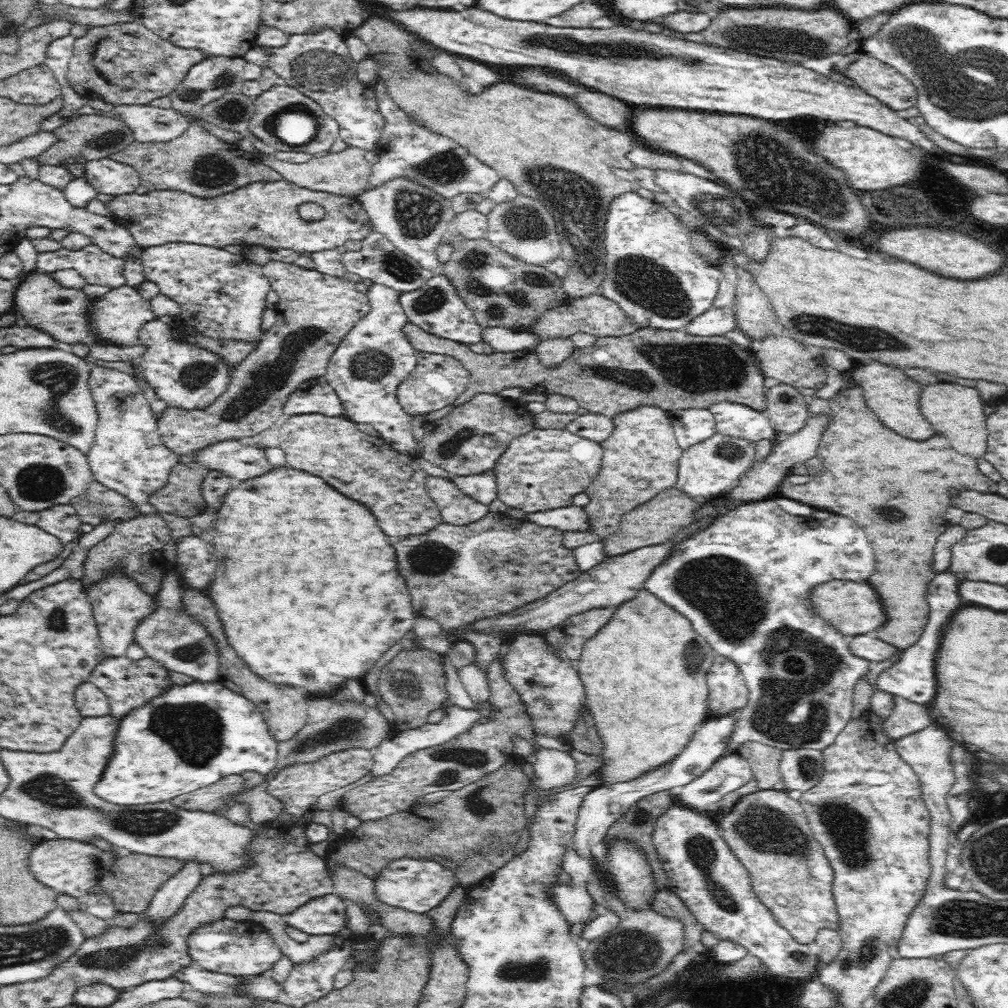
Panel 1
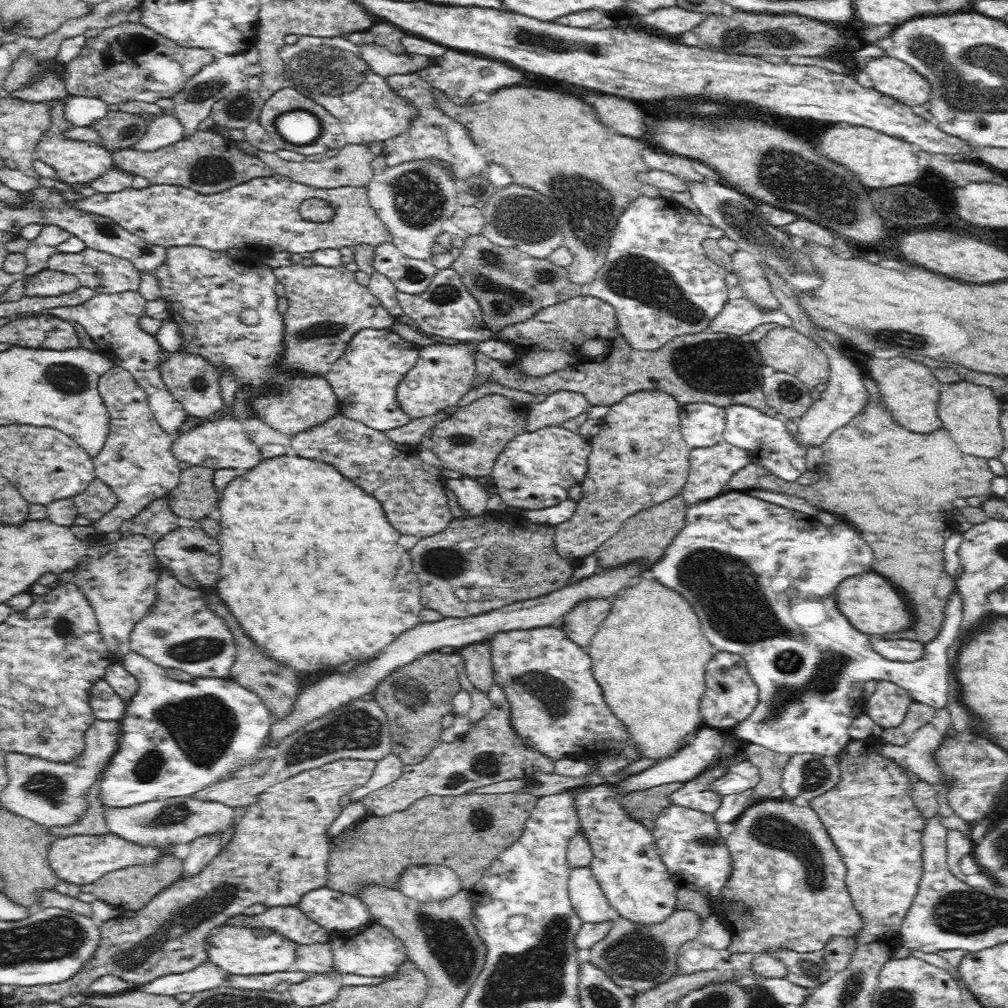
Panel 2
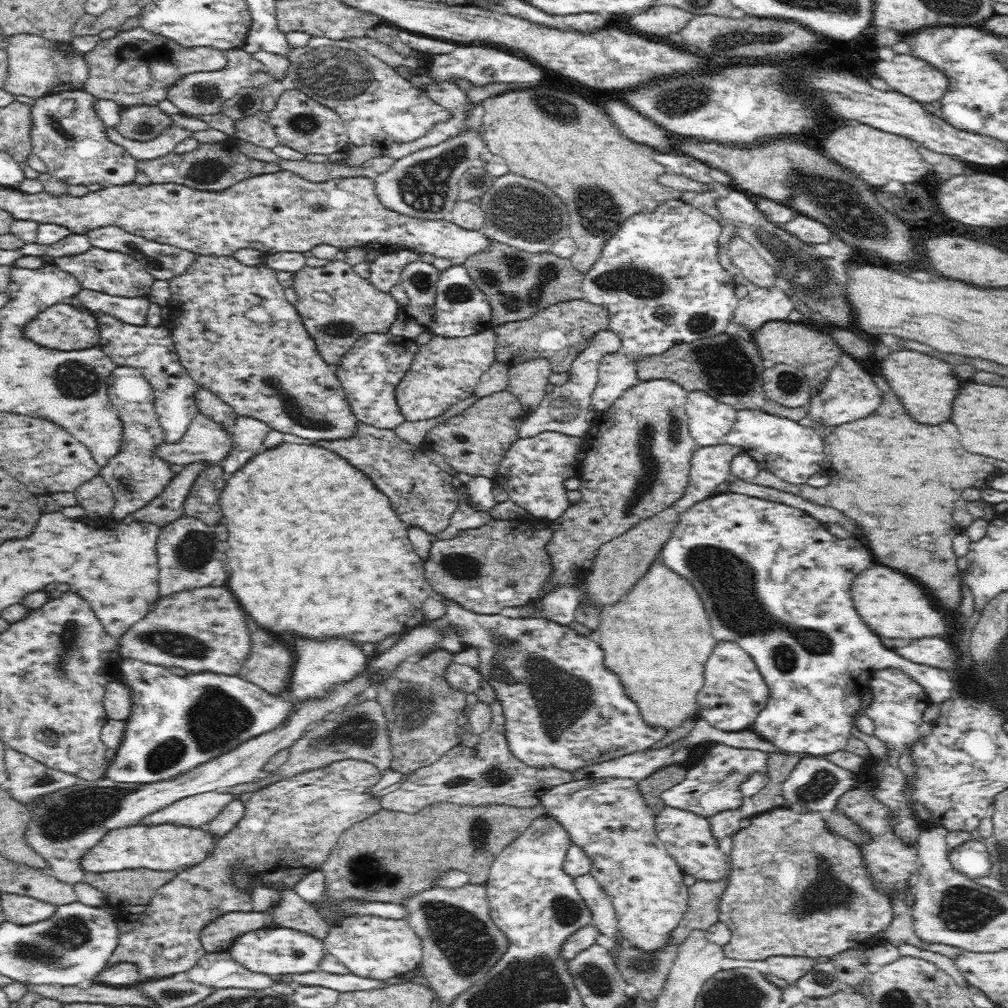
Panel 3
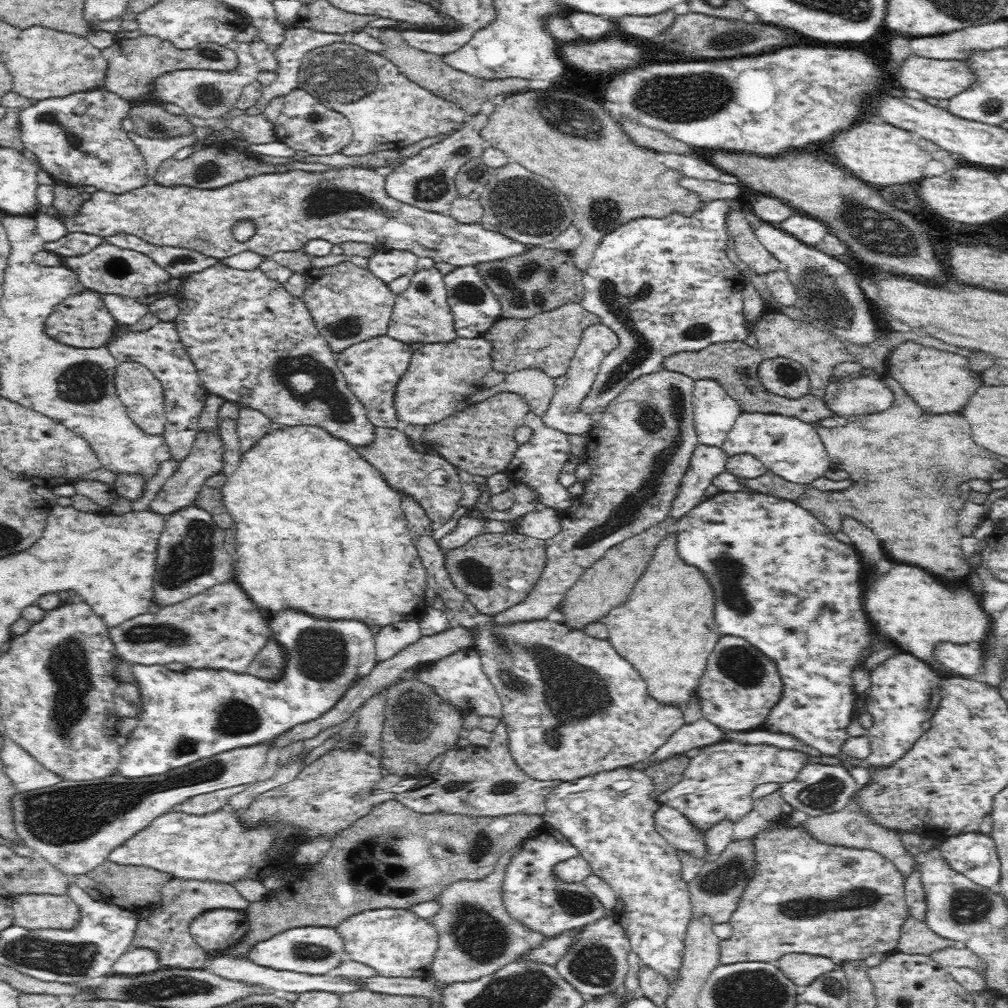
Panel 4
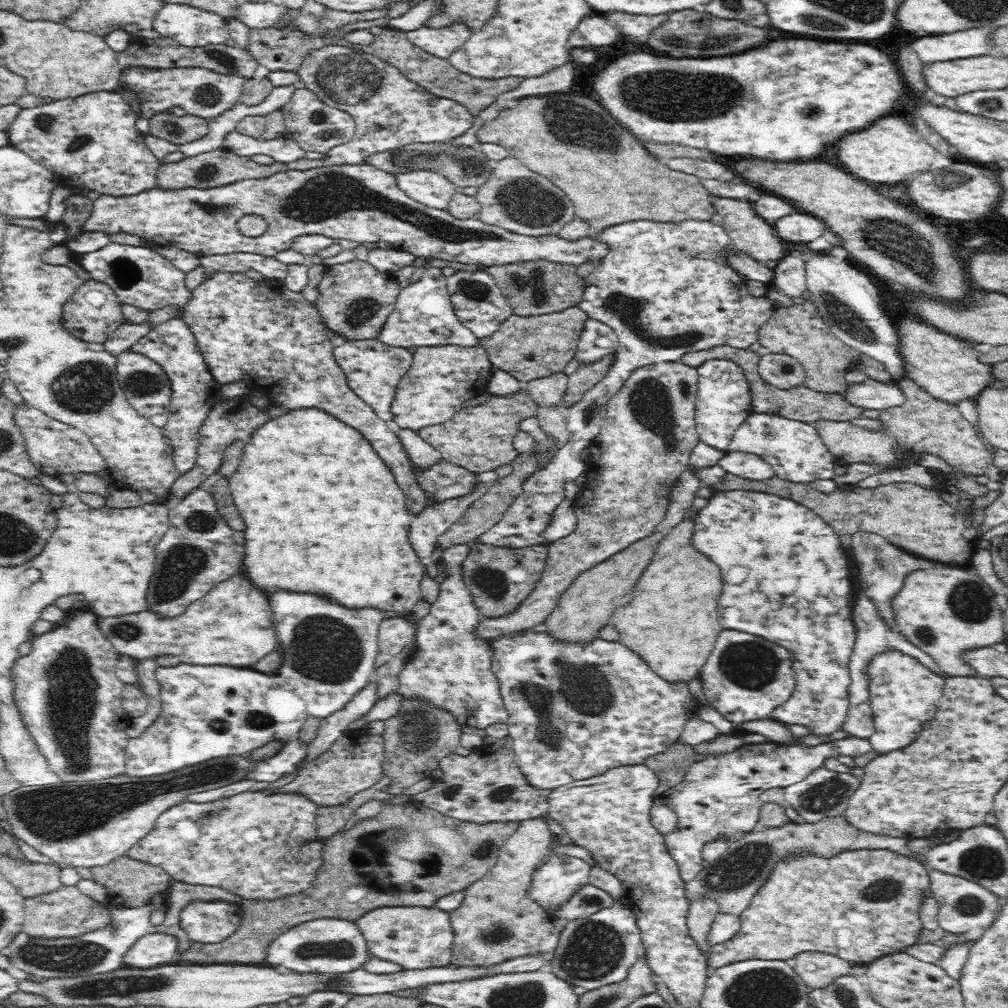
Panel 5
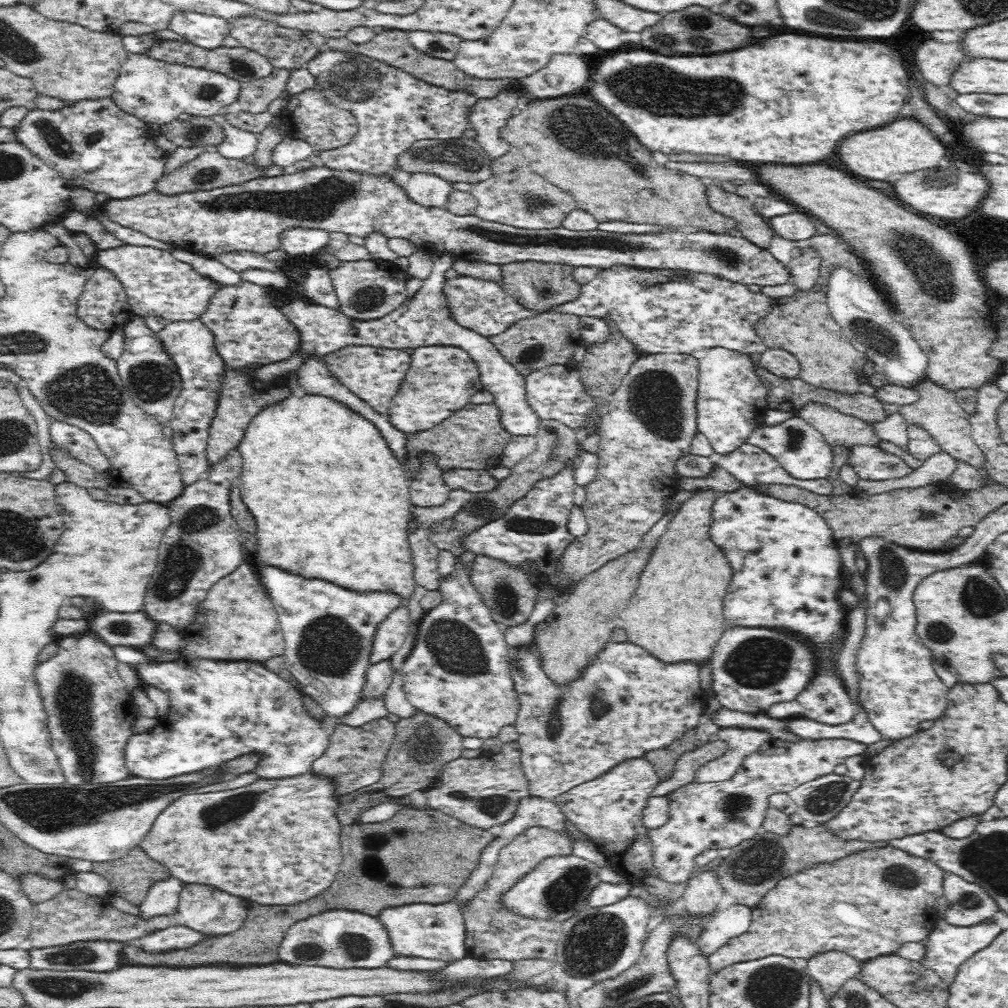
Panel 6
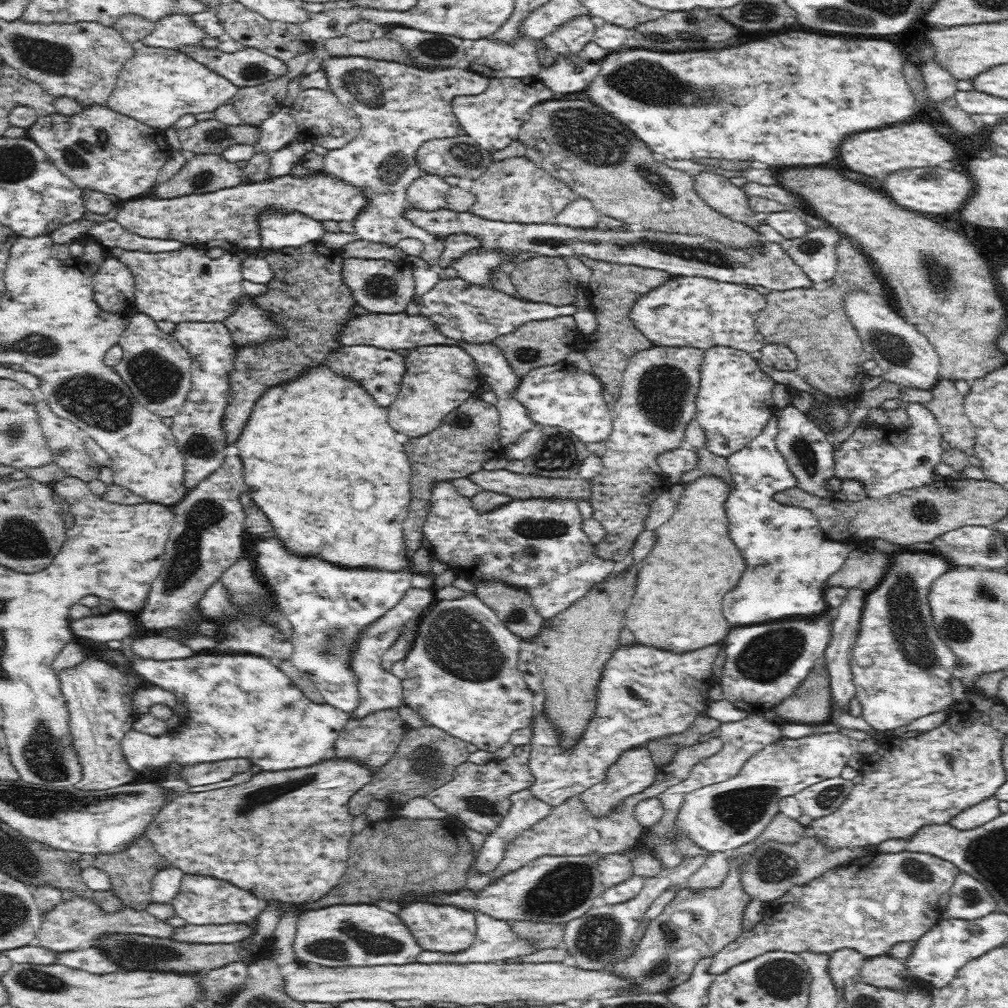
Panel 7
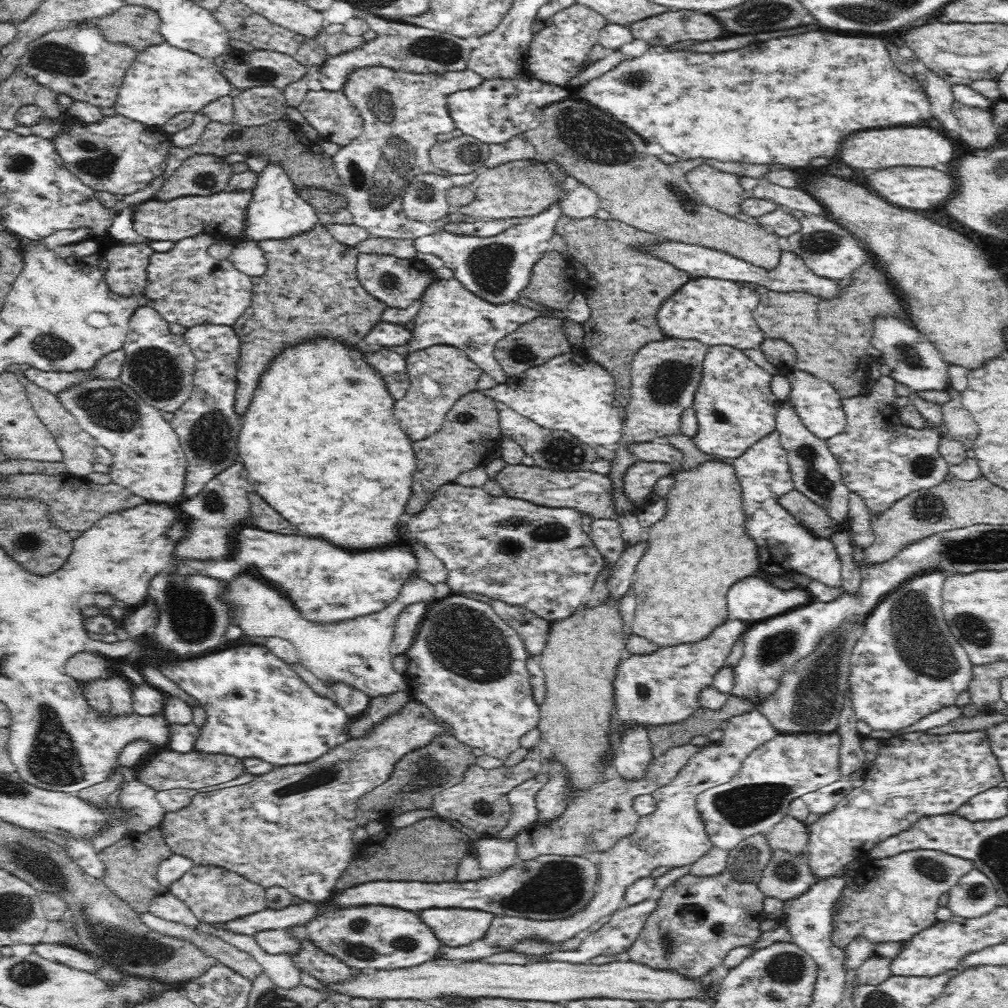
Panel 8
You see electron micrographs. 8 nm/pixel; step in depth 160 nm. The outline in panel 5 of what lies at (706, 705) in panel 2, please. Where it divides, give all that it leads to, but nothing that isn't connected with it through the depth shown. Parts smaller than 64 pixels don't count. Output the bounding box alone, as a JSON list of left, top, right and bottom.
[699,630,794,727]

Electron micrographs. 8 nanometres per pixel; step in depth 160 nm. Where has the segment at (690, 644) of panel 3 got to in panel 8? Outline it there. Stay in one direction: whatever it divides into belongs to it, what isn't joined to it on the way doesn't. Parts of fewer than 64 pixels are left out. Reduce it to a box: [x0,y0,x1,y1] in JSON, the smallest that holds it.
[630,458,759,647]

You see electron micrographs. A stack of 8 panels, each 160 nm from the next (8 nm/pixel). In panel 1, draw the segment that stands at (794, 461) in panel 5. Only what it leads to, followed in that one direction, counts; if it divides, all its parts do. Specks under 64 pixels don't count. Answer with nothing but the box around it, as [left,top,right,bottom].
[706,401,776,443]

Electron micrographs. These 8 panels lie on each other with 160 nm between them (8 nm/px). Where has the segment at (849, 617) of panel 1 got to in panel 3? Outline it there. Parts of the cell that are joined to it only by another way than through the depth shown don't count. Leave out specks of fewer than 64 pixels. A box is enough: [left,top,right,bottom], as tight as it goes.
[849,566,950,640]

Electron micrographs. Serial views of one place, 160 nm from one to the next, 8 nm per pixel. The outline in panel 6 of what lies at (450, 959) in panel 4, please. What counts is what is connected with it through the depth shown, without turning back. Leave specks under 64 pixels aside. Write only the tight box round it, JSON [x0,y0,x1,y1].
[460,826,571,963]

